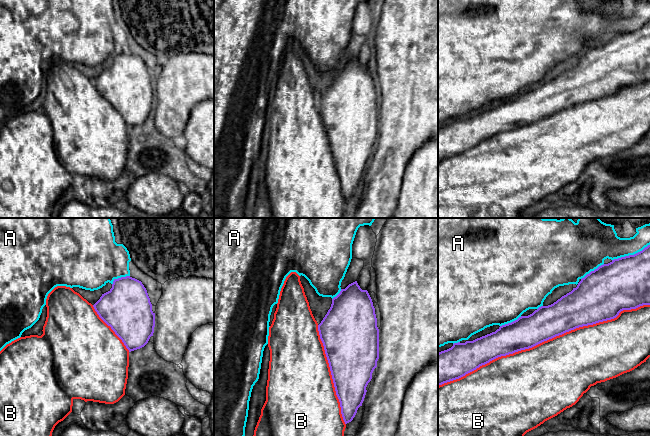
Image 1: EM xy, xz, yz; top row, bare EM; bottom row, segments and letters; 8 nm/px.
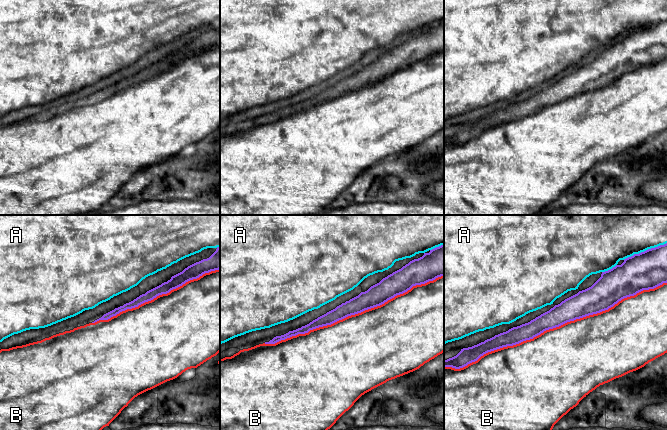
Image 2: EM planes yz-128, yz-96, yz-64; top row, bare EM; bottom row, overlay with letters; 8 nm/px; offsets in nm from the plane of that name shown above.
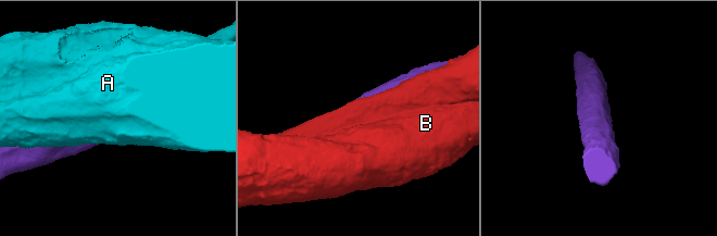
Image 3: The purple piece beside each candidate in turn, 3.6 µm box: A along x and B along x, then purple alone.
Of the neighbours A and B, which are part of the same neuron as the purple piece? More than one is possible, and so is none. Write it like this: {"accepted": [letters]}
{"accepted": ["B"]}

